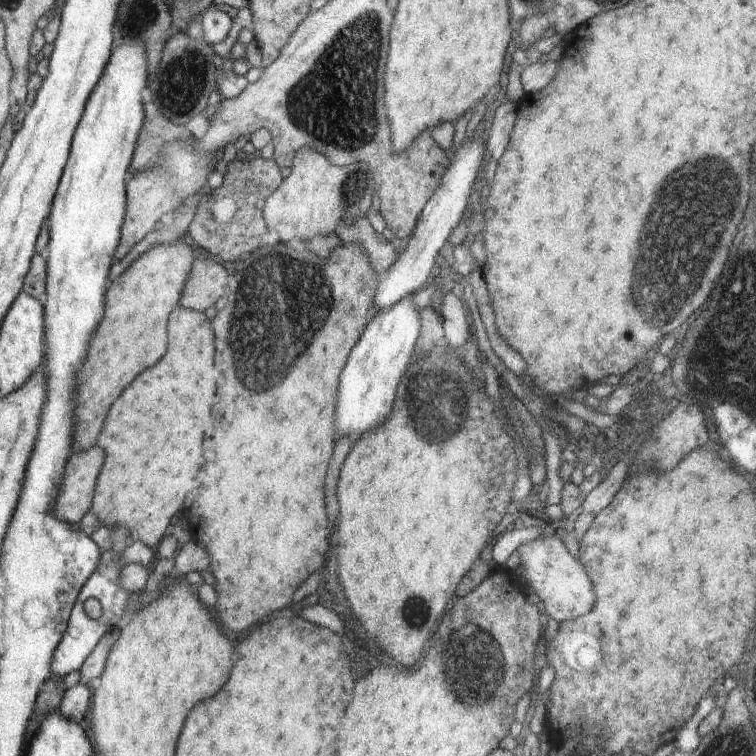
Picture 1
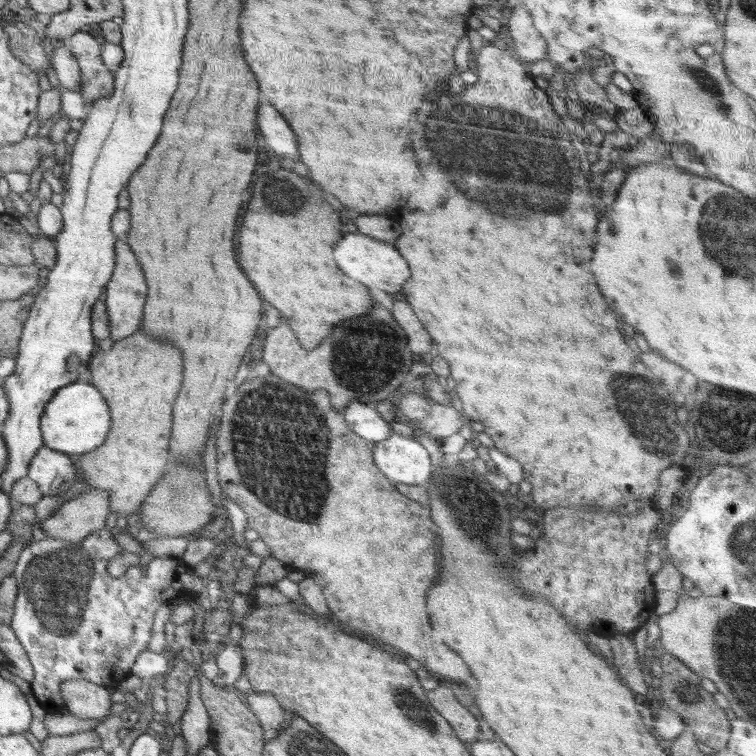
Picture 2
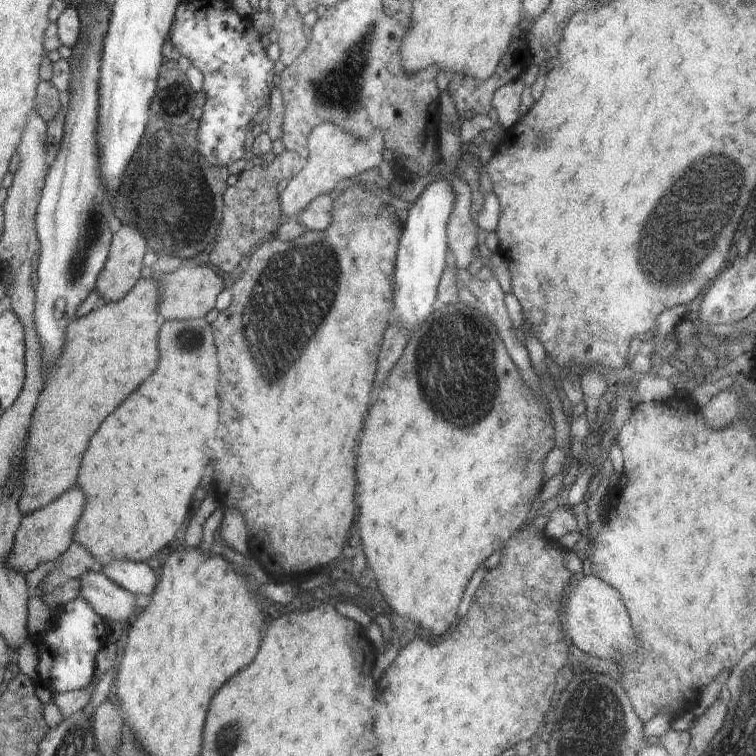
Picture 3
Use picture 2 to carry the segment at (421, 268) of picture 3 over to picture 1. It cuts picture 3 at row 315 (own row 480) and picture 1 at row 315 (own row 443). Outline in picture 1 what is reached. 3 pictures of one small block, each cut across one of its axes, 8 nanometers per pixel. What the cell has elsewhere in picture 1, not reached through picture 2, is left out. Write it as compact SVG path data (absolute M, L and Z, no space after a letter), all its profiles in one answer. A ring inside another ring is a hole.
M416 292L404 296L392 308L370 317L360 340L350 351L338 383L338 398L334 412L337 437L350 434L360 437L364 432L384 424L391 415L398 384L411 362L422 328L422 308L416 306L414 296Z

